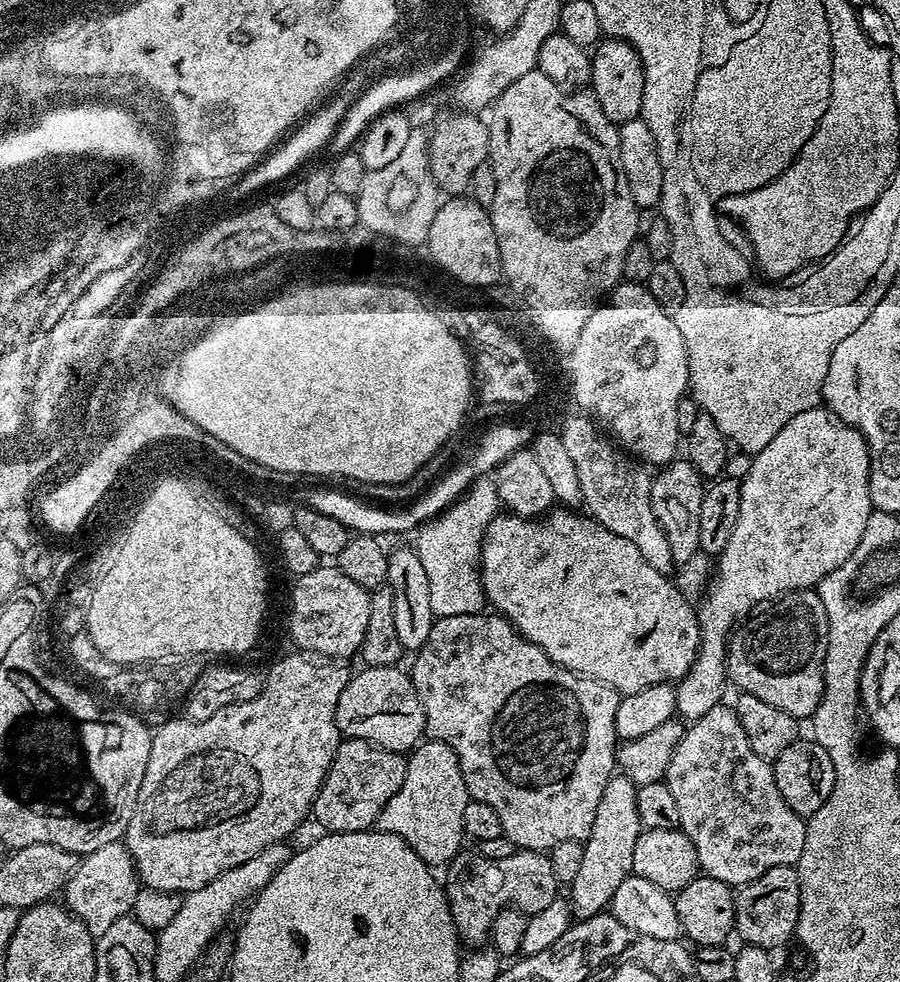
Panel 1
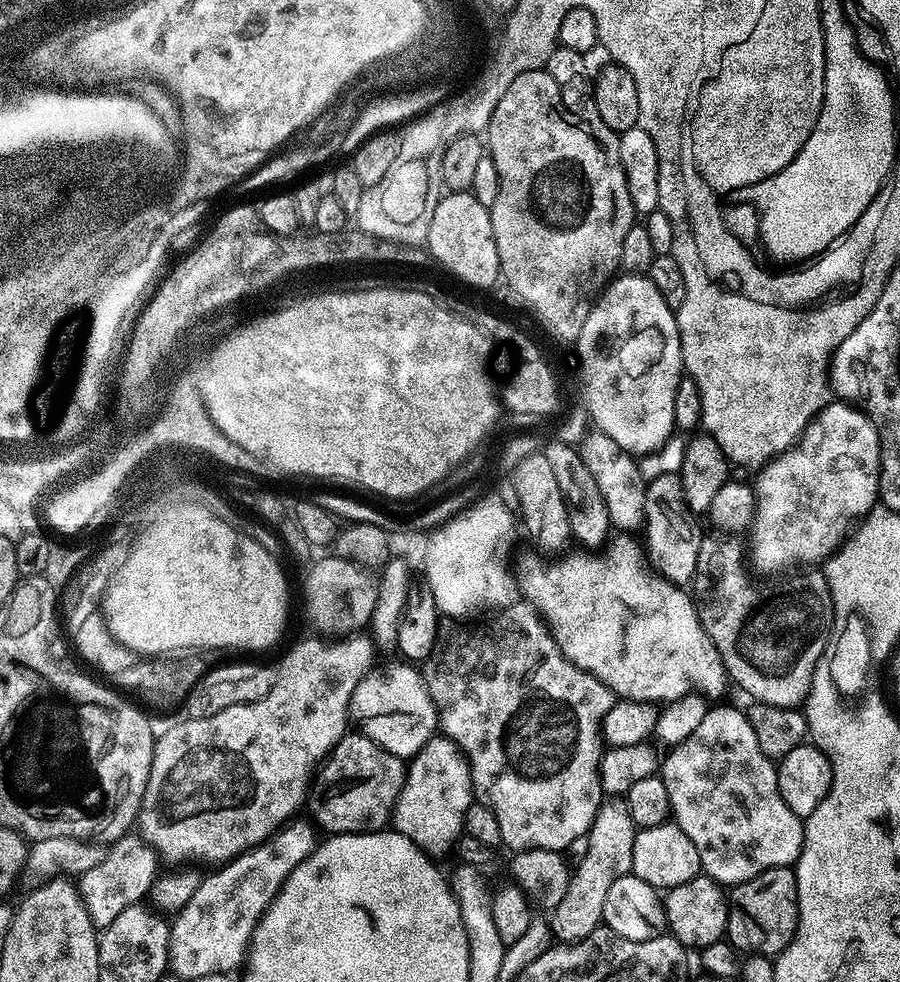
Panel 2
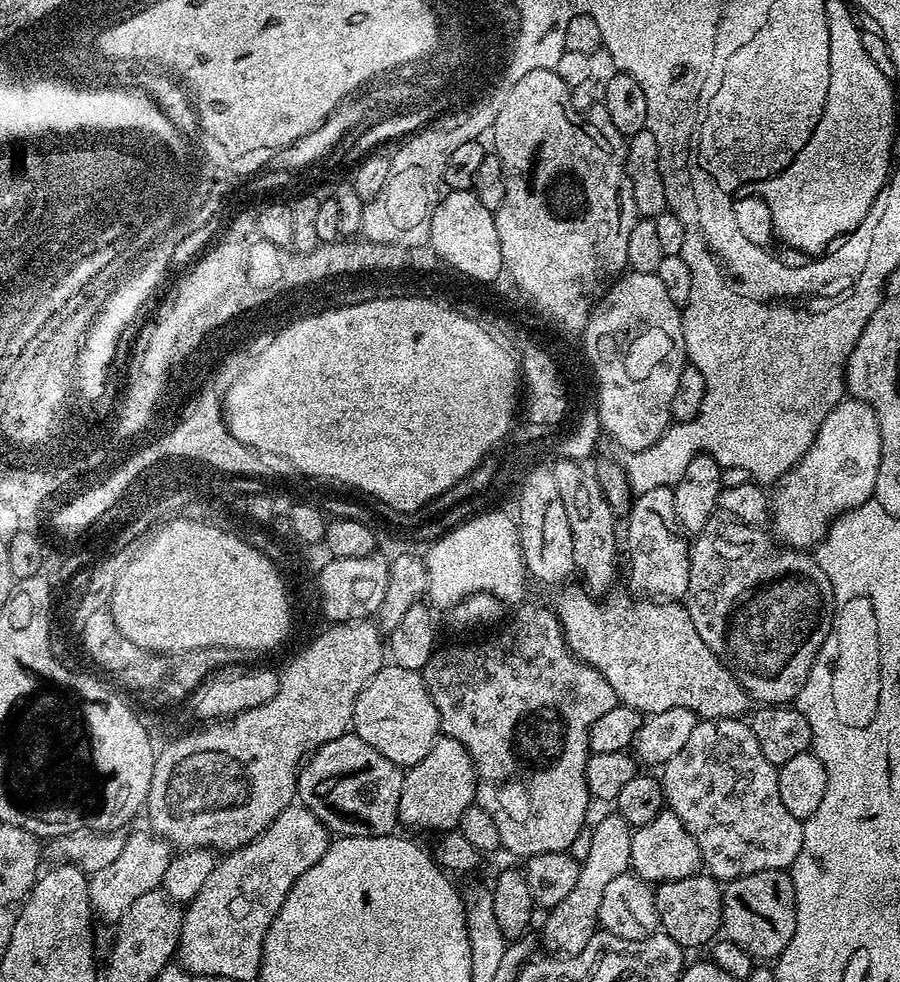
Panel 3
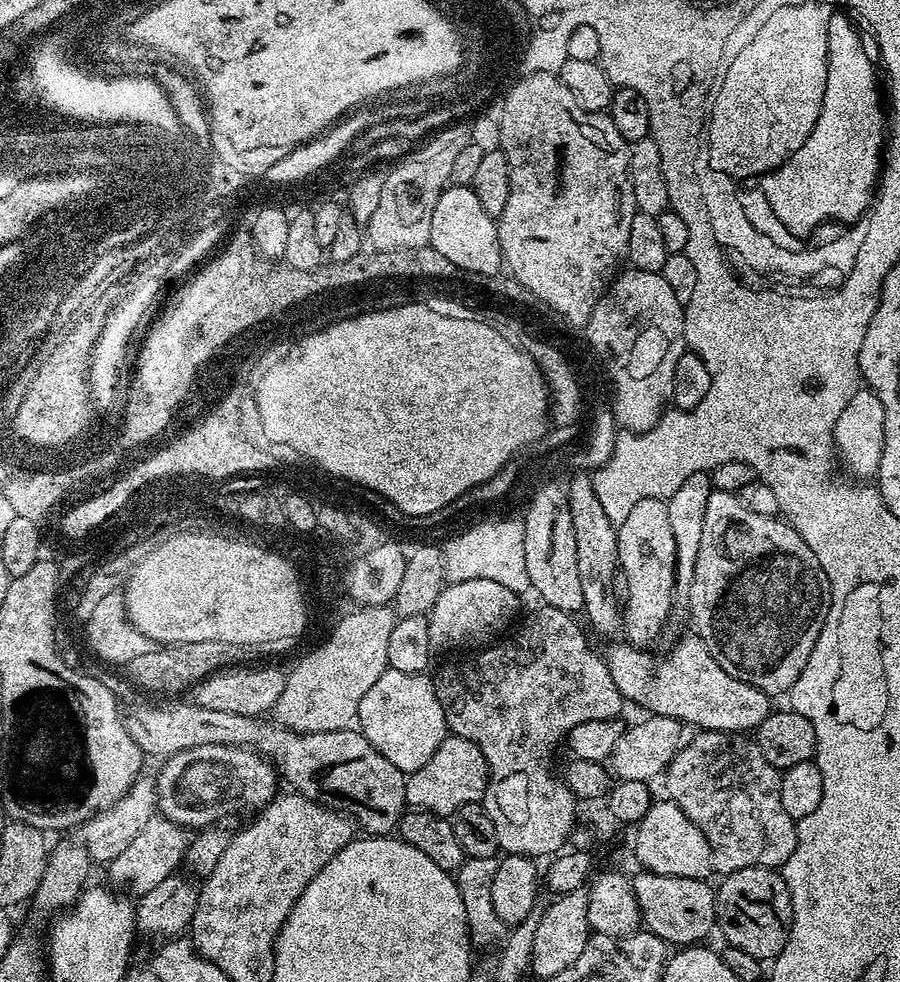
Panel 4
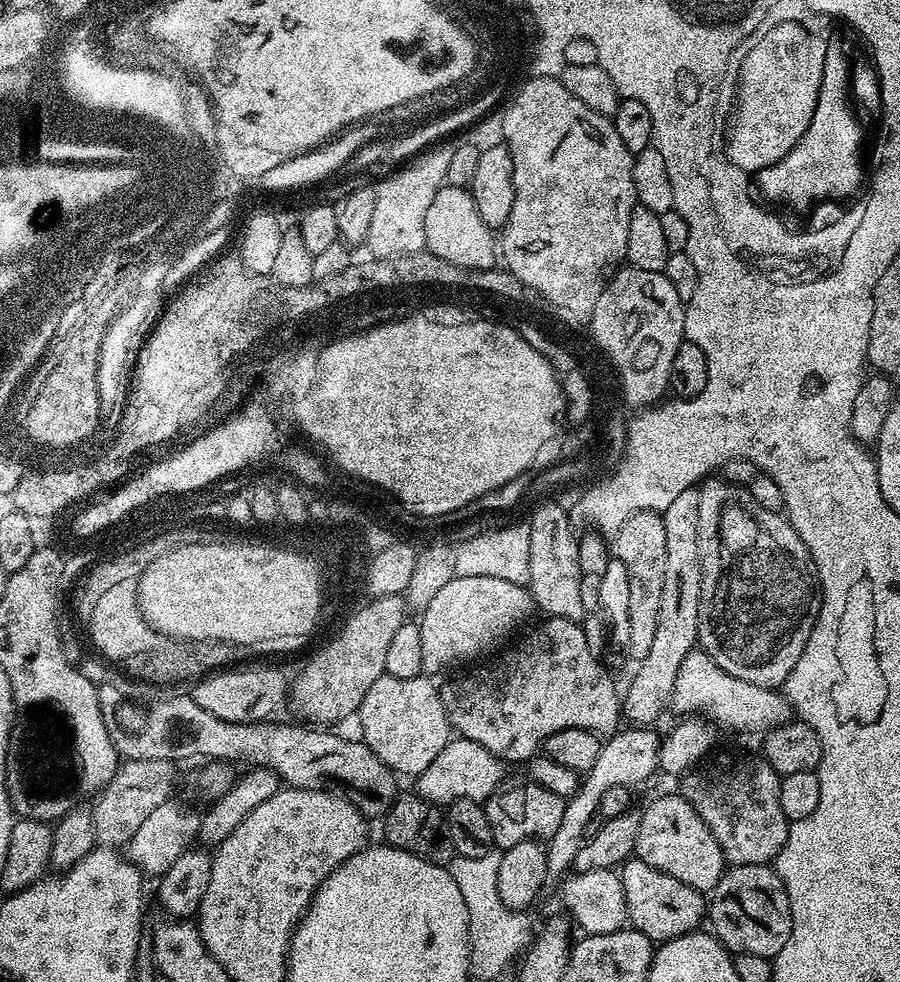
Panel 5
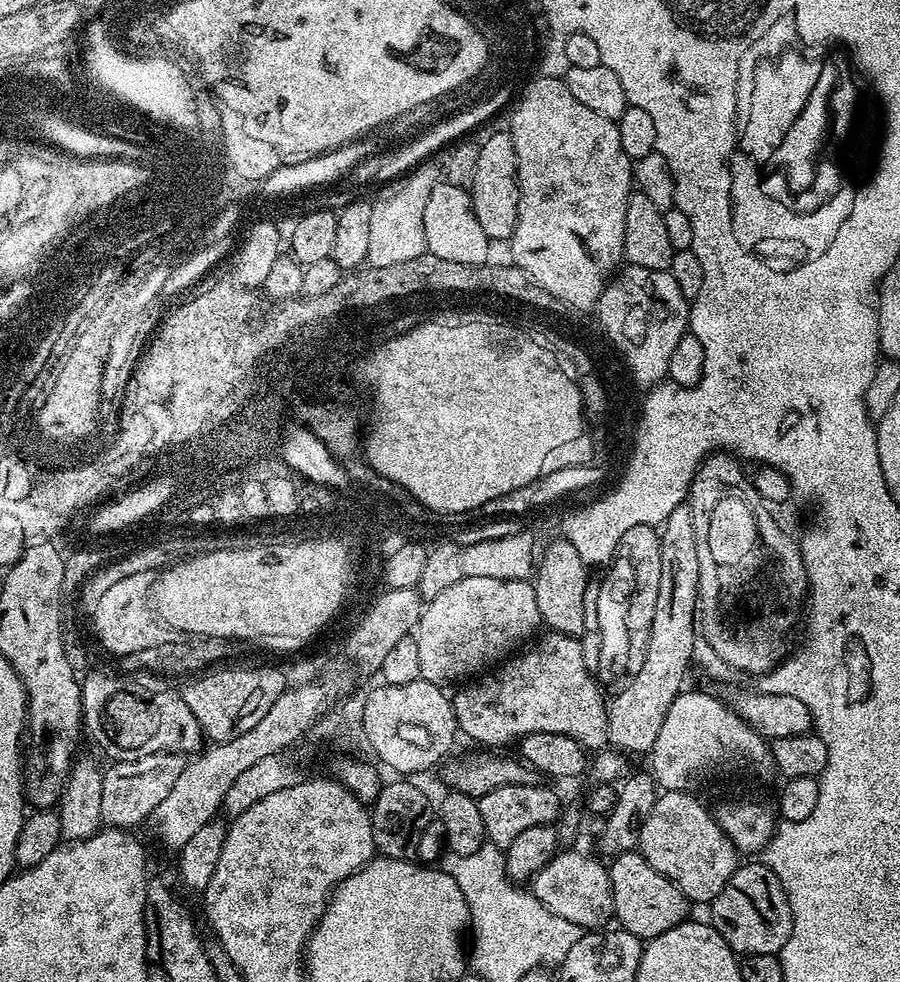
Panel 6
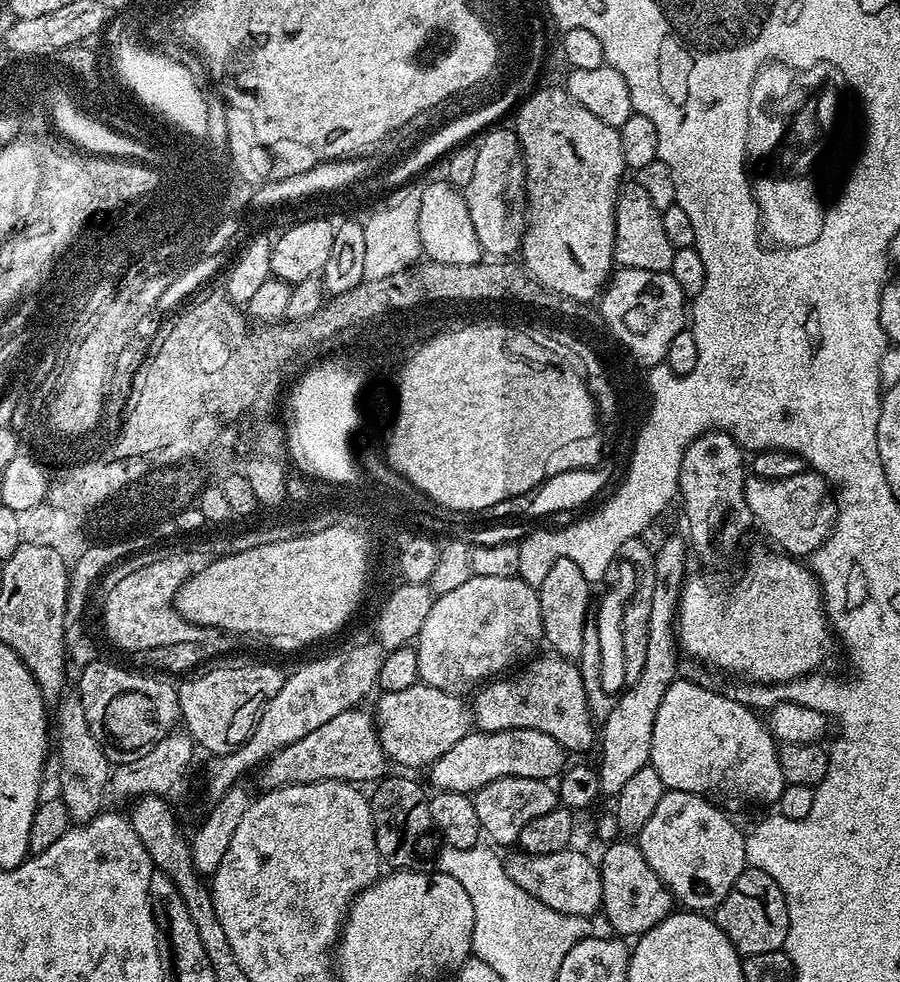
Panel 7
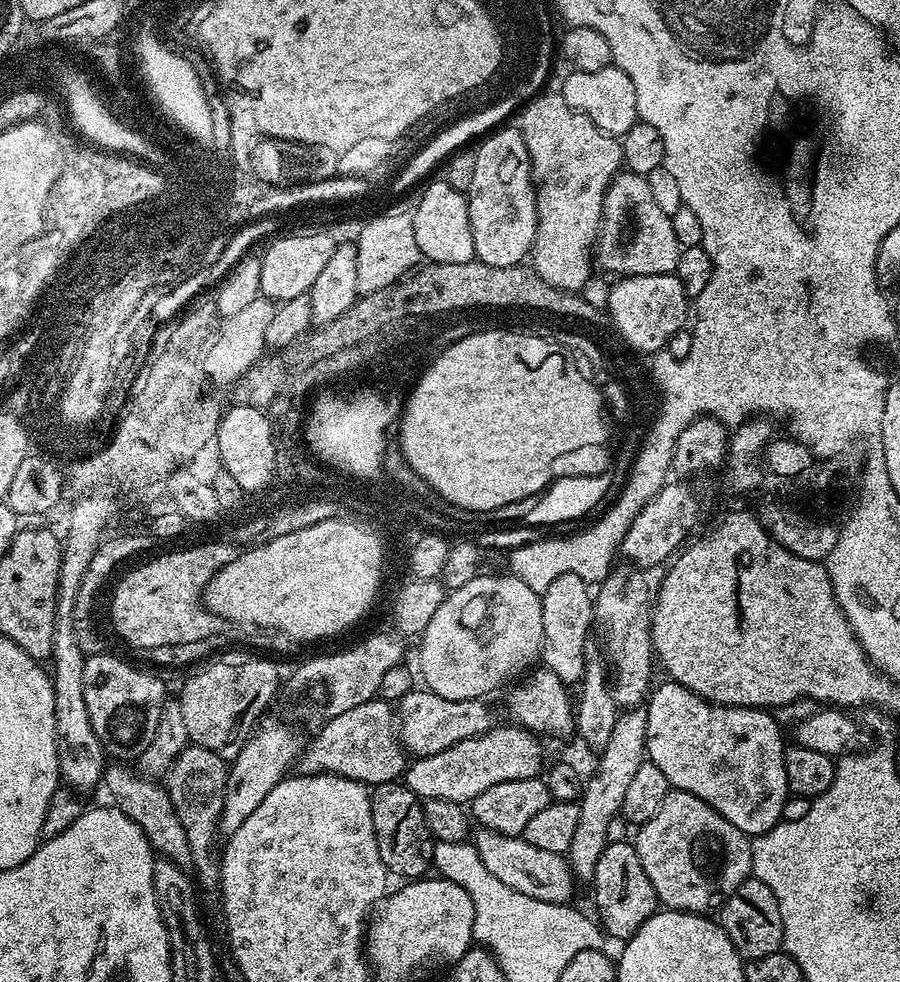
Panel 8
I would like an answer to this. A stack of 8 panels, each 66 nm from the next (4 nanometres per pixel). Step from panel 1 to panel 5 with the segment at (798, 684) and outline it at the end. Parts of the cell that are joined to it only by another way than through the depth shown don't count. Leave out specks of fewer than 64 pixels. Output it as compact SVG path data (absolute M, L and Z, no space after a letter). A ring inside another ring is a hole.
M708 478L699 485L700 509L698 510L698 546L700 547L700 561L702 562L702 602L698 606L698 634L696 639L699 647L708 653L708 657L717 664L726 674L734 678L742 678L742 682L750 682L754 686L779 689L789 674L794 670L798 658L802 658L802 650L810 638L810 630L814 630L814 622L822 606L820 593L820 579L814 566L814 558L798 538L794 526L789 522L787 515L766 510L762 506L752 503L749 499L750 492L747 487L739 488L736 484L727 484L724 480Z

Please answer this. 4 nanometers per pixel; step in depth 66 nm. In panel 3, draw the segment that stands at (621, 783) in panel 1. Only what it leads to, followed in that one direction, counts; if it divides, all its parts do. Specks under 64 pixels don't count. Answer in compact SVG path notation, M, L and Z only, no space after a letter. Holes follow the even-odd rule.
M619 814L611 815L598 821L596 828L591 829L590 854L586 854L581 863L574 890L570 890L570 894L562 898L558 906L551 908L545 915L548 917L544 920L544 940L548 943L549 953L574 956L582 951L600 928L600 907L606 886L610 886L614 878L625 875L632 867L630 842L634 829Z

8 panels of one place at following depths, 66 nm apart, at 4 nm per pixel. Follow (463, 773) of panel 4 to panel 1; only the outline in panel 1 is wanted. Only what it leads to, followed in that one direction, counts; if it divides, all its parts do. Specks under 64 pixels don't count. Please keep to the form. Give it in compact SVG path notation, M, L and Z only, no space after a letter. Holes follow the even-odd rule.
M425 739L407 757L407 762L406 778L398 794L394 794L394 798L386 802L382 814L378 814L374 828L377 832L389 832L395 836L401 836L410 846L410 850L414 850L414 854L422 858L422 862L426 862L433 870L440 870L443 864L448 864L455 858L460 843L465 843L466 840L462 822L462 814L466 814L466 806L470 799L466 790L466 782L462 778L462 770L458 766L458 758L454 750L450 750L450 746L446 746L440 740Z

